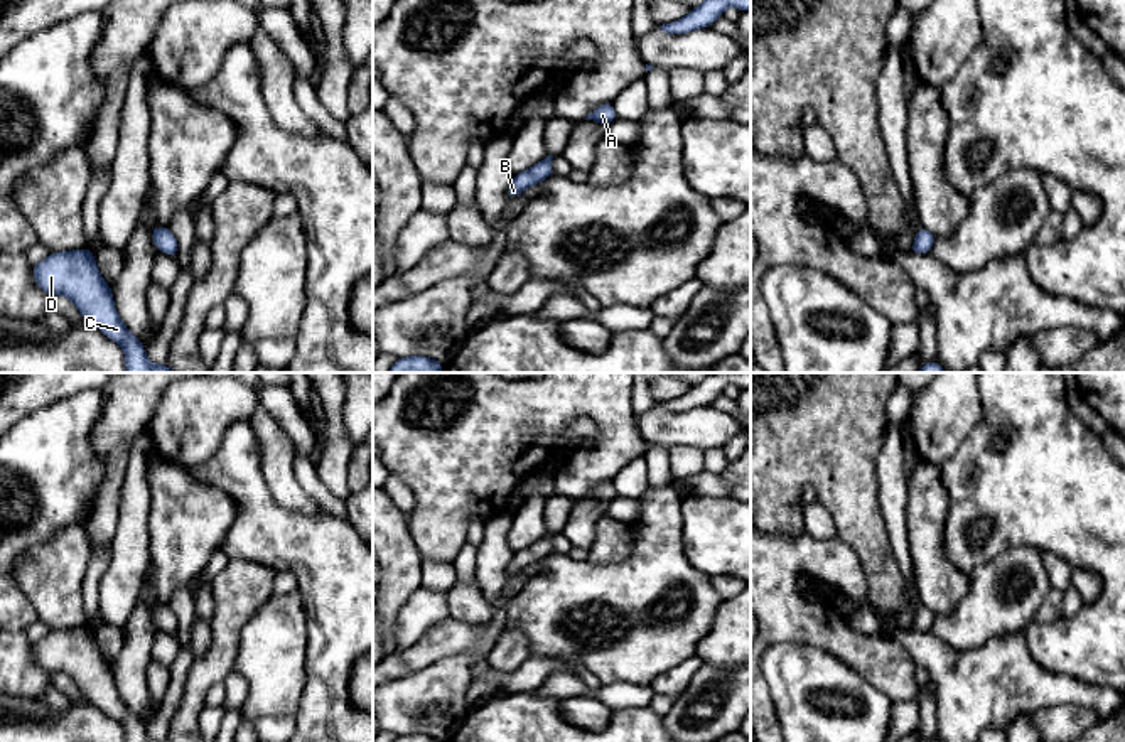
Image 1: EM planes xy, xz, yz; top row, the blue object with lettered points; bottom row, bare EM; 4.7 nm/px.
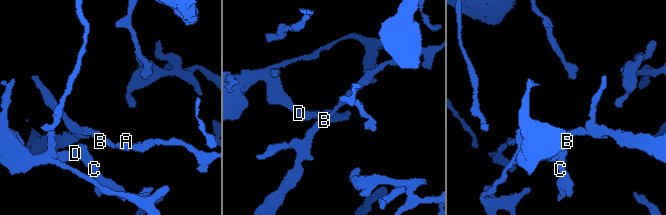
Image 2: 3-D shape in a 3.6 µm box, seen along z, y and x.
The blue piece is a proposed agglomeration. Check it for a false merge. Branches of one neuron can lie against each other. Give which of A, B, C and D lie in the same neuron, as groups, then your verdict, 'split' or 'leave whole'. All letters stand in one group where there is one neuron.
A B C D; leave whole

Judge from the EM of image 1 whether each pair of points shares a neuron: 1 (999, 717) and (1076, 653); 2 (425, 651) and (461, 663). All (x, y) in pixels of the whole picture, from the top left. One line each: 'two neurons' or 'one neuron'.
1: two neurons
2: two neurons

